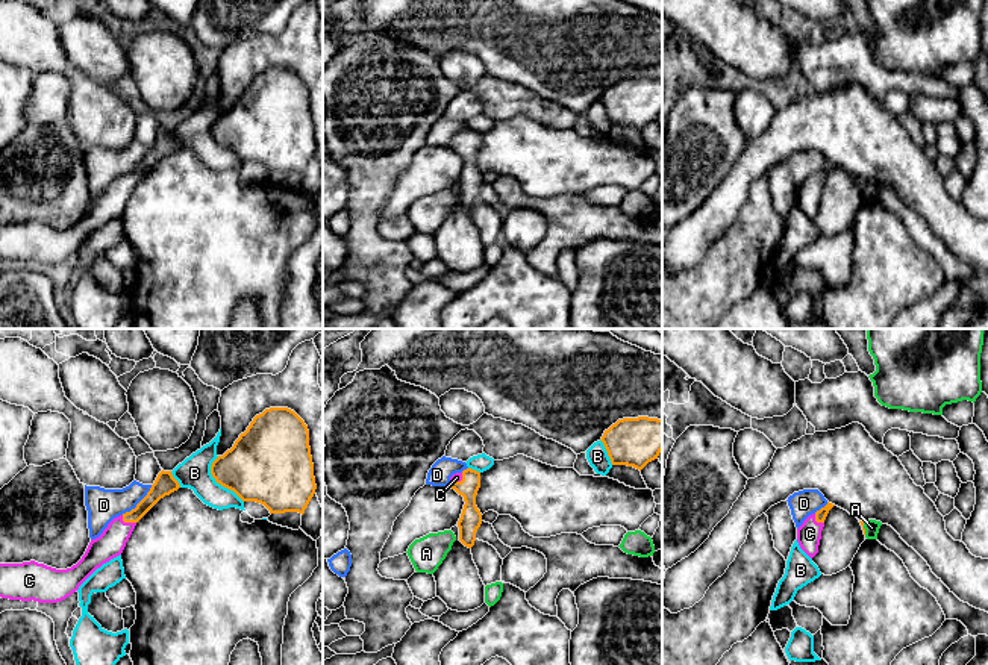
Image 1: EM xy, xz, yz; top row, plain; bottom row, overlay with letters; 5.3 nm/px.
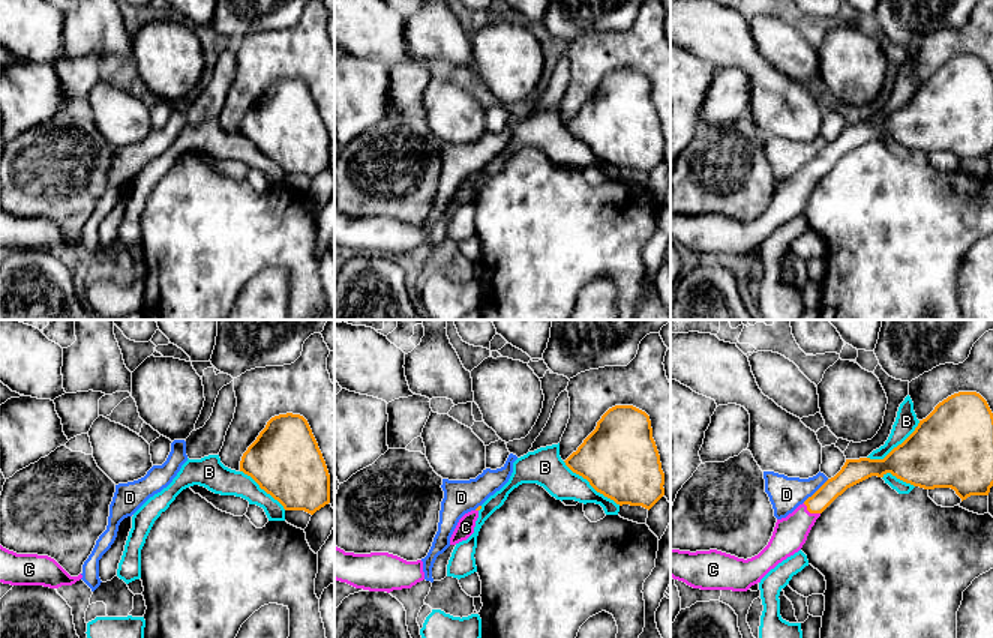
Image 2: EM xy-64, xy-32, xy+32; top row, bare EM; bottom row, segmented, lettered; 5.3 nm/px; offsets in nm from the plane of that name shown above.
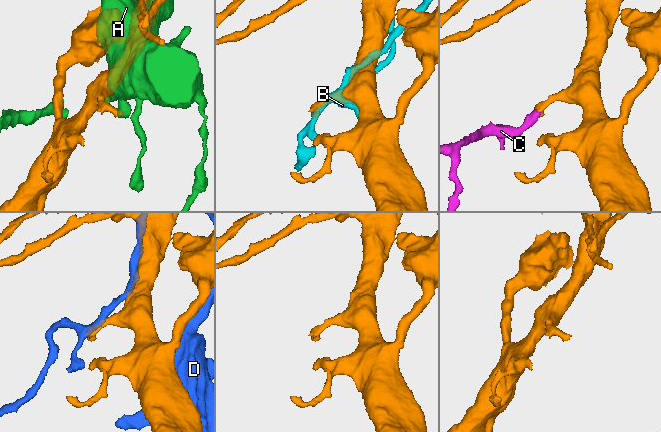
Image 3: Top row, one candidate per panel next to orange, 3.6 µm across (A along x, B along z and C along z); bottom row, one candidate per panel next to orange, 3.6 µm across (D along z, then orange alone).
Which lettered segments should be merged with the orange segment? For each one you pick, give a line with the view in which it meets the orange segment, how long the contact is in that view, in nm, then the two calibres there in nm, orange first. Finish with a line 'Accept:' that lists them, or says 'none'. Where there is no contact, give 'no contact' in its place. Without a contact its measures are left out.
C: xy | 90 nm | 90/150 nm
Accept: C

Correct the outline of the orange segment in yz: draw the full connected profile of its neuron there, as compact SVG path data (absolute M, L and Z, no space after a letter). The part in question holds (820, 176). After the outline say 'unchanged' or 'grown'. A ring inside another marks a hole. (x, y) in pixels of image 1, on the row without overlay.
M827 162L824 168L809 176L797 189L797 203L811 220L818 214L824 180L833 167L835 165Z; grown

